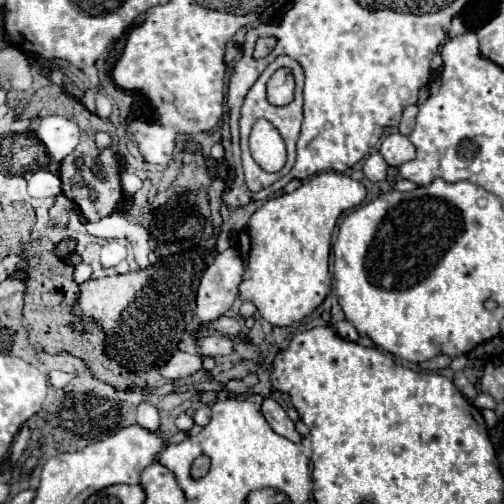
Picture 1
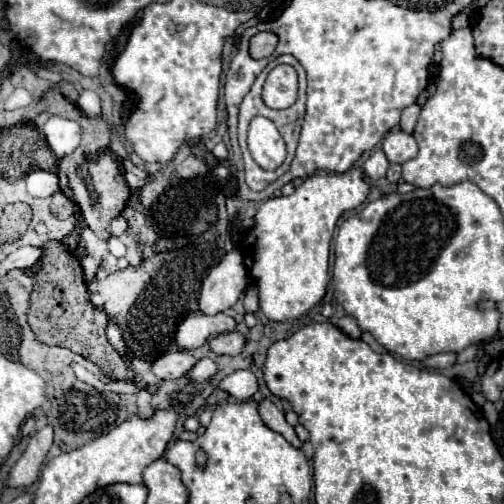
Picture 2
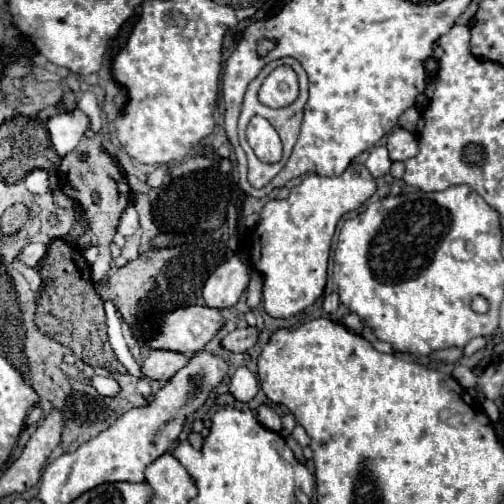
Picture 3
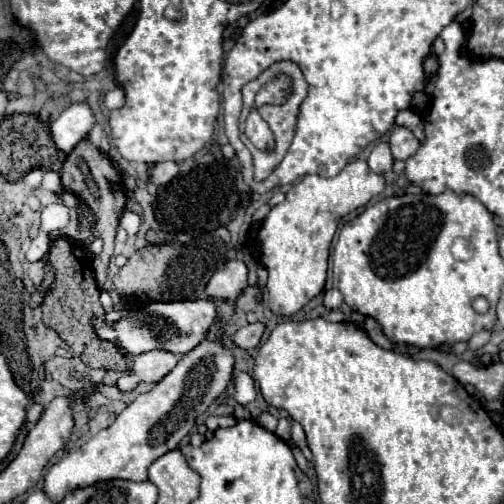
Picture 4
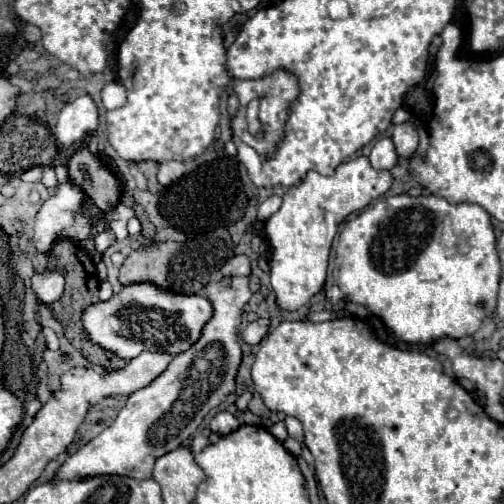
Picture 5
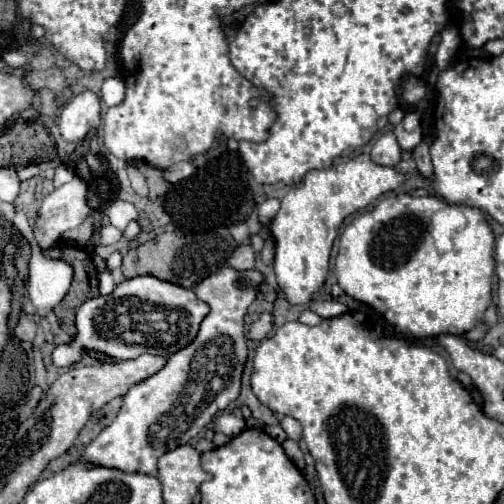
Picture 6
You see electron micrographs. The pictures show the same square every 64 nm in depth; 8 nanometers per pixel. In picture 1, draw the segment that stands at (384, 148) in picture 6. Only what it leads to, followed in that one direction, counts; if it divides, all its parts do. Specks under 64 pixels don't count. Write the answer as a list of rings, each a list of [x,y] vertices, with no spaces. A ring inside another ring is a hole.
[[[378,152],[370,154],[368,160],[364,162],[364,176],[370,182],[382,182],[382,180],[386,180],[386,170],[388,170],[388,164],[386,164],[386,160]]]

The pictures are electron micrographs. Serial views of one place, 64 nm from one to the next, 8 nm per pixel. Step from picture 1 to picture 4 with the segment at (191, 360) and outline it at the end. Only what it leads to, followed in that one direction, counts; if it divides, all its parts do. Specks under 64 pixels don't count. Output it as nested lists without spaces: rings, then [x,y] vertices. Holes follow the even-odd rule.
[[[152,350],[134,356],[130,366],[130,376],[124,376],[118,380],[120,390],[134,390],[140,382],[160,382],[176,364],[180,362],[178,354],[164,352],[164,350]]]

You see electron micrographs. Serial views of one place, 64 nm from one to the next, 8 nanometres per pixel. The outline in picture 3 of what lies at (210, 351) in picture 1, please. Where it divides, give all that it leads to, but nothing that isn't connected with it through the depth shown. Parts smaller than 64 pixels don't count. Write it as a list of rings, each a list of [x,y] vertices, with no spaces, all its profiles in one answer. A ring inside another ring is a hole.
[[[244,328],[244,330],[228,332],[220,340],[220,344],[222,344],[222,348],[226,348],[230,352],[246,352],[246,350],[250,350],[256,344],[256,338],[258,338],[258,330],[256,328]]]

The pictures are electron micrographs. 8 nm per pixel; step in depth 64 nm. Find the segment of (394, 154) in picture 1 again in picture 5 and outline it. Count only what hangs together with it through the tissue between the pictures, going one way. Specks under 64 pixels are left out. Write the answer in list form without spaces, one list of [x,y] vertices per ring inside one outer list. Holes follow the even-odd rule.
[[[400,124],[392,128],[392,142],[400,158],[410,158],[418,148],[418,134],[412,124]]]

